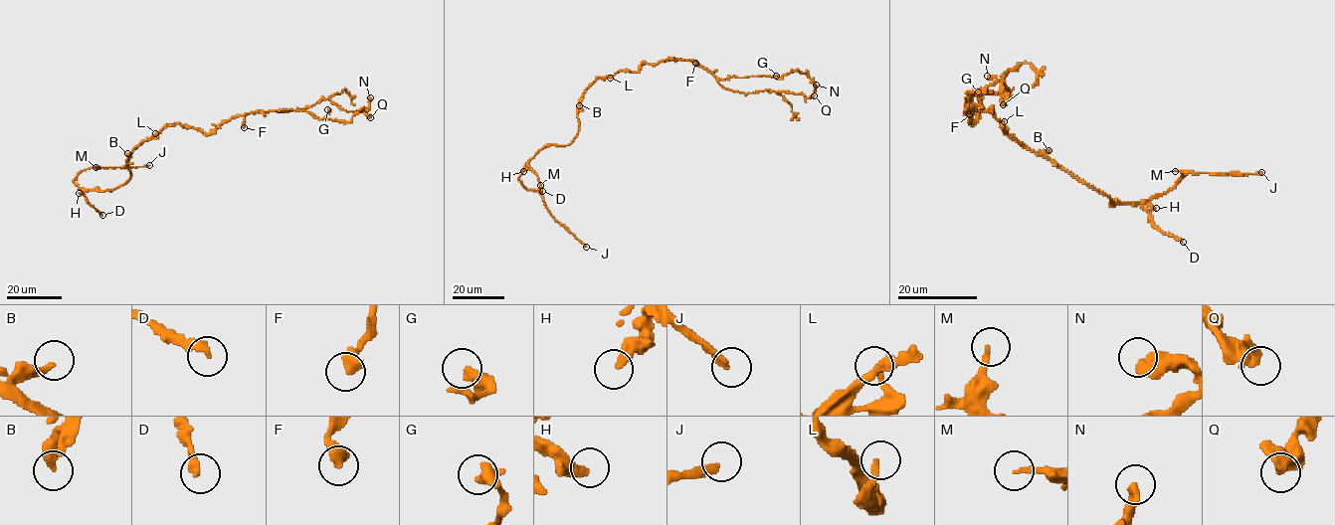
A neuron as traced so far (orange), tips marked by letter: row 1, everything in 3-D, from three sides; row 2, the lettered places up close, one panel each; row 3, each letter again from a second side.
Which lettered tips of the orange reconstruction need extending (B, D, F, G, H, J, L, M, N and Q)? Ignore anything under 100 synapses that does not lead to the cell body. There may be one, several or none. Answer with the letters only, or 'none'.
J

